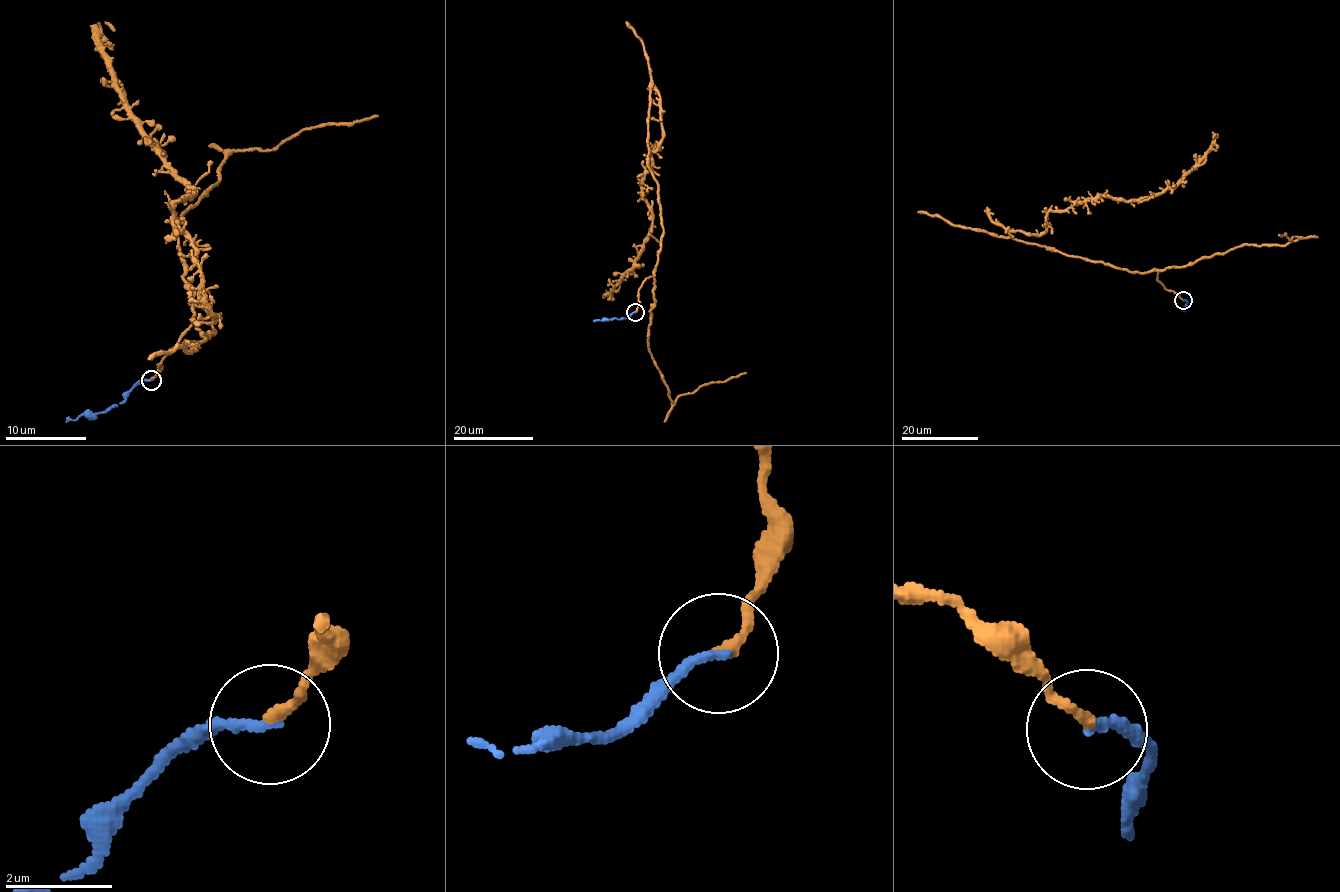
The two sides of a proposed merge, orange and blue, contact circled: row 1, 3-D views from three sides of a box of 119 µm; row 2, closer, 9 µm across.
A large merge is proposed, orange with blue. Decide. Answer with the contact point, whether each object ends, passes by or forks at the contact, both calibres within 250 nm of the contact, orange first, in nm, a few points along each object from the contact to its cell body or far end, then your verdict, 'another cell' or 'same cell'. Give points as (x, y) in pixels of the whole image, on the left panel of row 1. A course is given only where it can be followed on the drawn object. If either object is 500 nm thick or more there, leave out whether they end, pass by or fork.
(151, 380) | orange ends | blue ends | 200/180 nm | orange via (151, 380), (217, 313), (173, 215), (194, 192), (112, 79), (115, 29) | blue via (151, 380), (137, 385), (119, 404), (102, 412), (84, 412), (74, 420), (66, 418) | same cell

